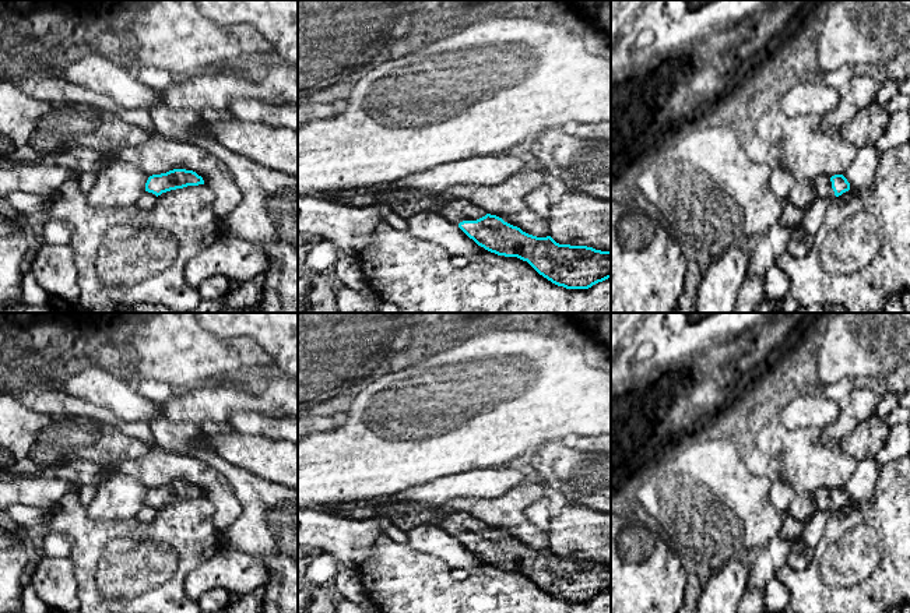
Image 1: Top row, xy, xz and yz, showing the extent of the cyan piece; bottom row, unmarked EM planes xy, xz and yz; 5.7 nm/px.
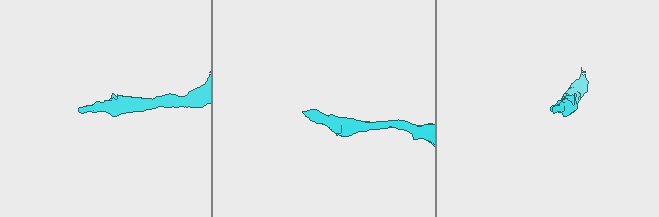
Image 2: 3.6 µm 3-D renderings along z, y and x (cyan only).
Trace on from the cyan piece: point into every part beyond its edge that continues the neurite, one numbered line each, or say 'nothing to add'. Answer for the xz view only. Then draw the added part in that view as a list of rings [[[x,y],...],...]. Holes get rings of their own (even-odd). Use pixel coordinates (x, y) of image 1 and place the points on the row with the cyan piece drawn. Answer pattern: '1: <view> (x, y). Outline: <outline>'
1: xz (406, 203). Outline: [[[389,184],[373,189],[341,190],[331,193],[334,194],[331,200],[333,202],[355,207],[373,205],[382,198],[386,198],[387,209],[396,212],[404,219],[408,219],[418,212],[432,211],[458,225],[463,221],[477,221],[488,214],[464,200],[453,200],[442,204],[438,193],[412,189],[391,191]]]

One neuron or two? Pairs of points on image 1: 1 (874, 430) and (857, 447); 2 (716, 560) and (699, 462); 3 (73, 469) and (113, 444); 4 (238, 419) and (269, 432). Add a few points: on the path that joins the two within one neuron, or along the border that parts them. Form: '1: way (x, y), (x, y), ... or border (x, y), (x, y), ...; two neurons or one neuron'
1: way (870, 434), (861, 443); one neuron
2: way (742, 531), (747, 524), (747, 489), (728, 471); one neuron
3: border (102, 465), (87, 460), (64, 460), (55, 467); two neurons
4: way (245, 422), (262, 426); one neuron

